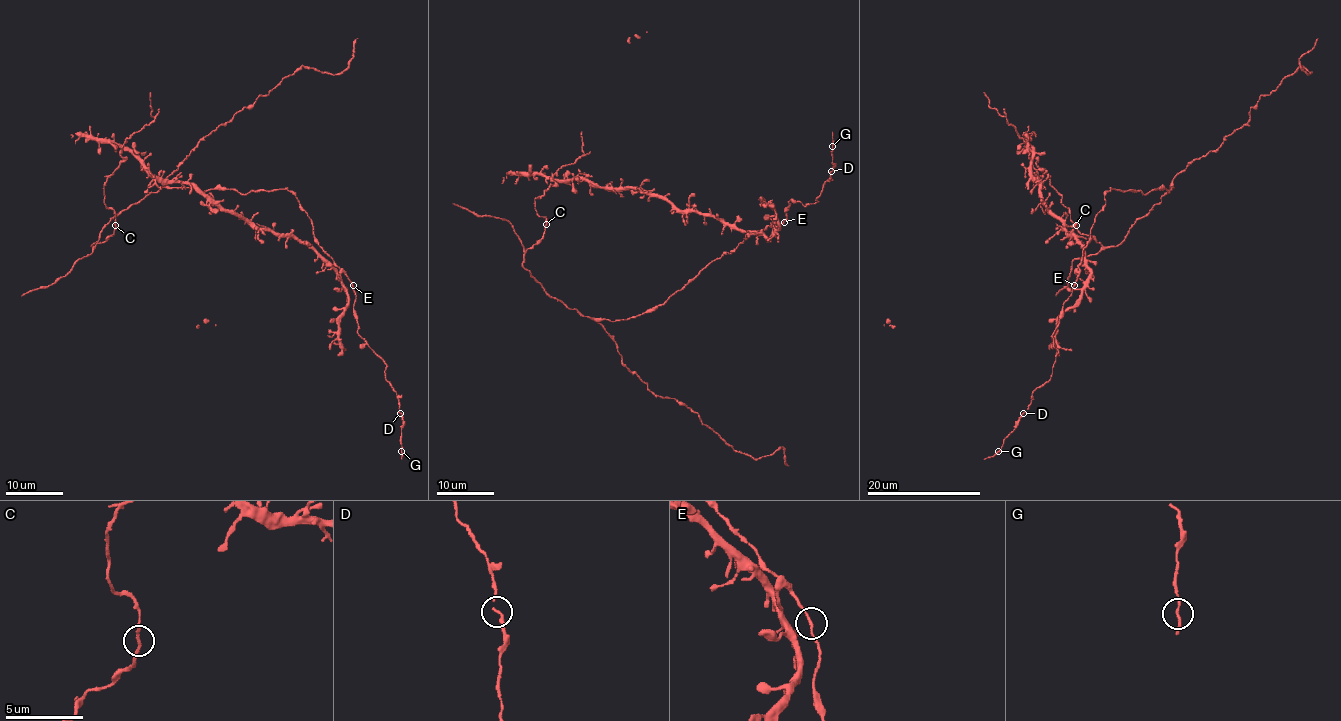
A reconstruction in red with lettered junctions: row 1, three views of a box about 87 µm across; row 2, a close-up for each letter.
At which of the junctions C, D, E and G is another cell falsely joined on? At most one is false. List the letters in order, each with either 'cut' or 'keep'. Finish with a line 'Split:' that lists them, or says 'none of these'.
C: keep
D: keep
E: keep
G: keep
Split: none of these

